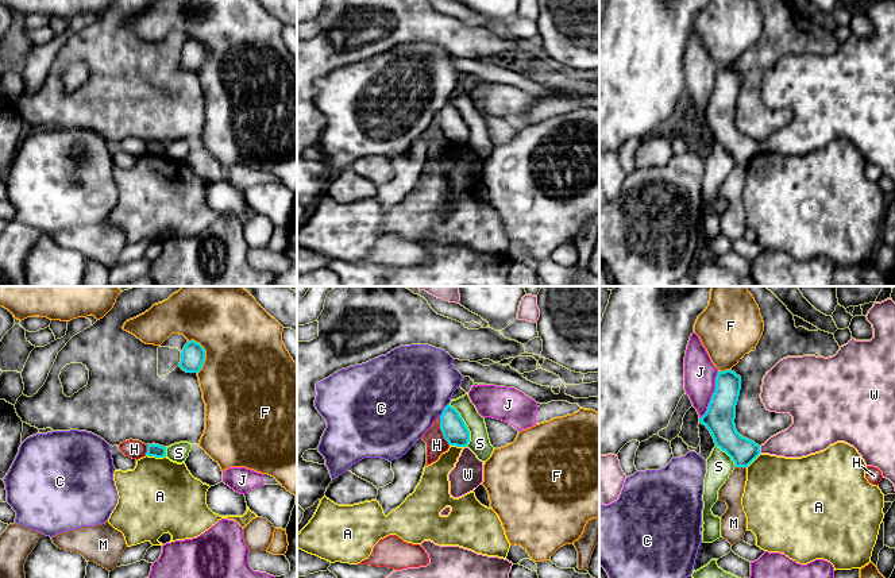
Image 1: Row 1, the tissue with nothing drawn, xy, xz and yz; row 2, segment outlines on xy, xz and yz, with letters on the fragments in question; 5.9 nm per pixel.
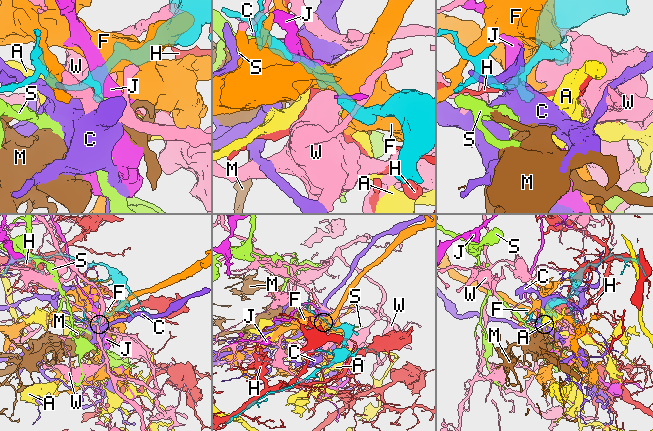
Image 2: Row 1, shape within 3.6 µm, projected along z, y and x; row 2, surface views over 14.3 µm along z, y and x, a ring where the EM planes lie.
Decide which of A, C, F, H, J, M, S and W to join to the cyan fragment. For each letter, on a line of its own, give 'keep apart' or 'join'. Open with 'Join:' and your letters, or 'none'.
Join: none
A: keep apart
C: keep apart
F: keep apart
H: keep apart
J: keep apart
M: keep apart
S: keep apart
W: keep apart

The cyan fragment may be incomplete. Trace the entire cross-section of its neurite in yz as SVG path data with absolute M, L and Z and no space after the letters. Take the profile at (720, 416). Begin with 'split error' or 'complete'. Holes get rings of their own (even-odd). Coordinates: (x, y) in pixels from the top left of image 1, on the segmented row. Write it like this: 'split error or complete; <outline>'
complete; M732 370L718 371L715 390L699 423L710 431L715 446L732 458L736 467L748 467L760 455L760 446L741 436L736 429L740 390L740 375Z

